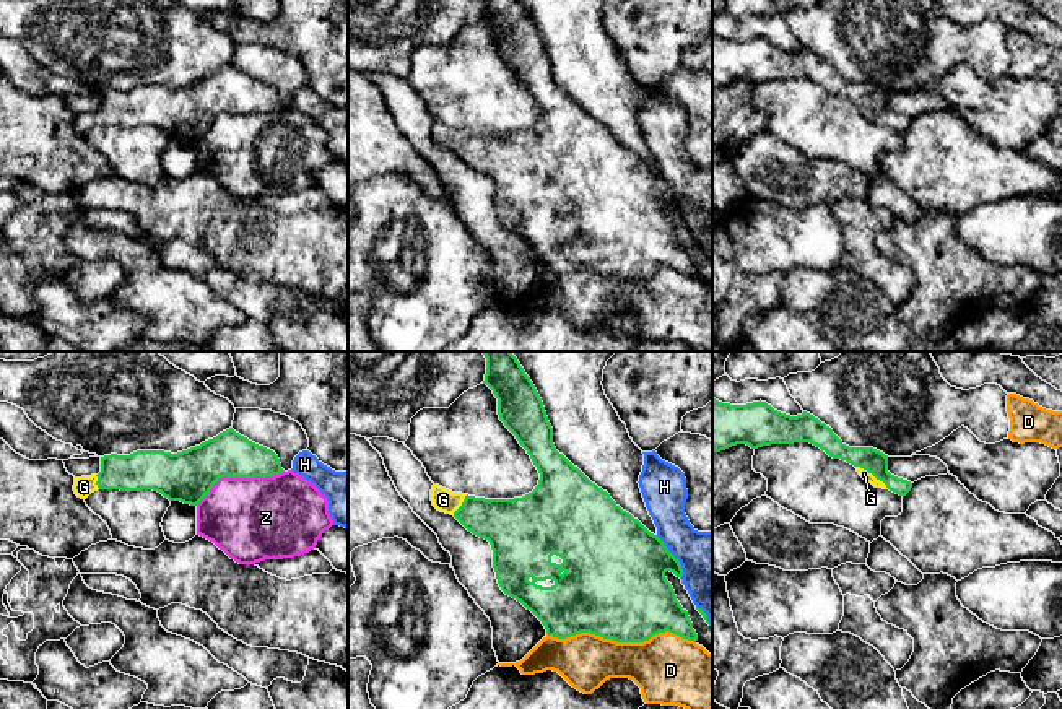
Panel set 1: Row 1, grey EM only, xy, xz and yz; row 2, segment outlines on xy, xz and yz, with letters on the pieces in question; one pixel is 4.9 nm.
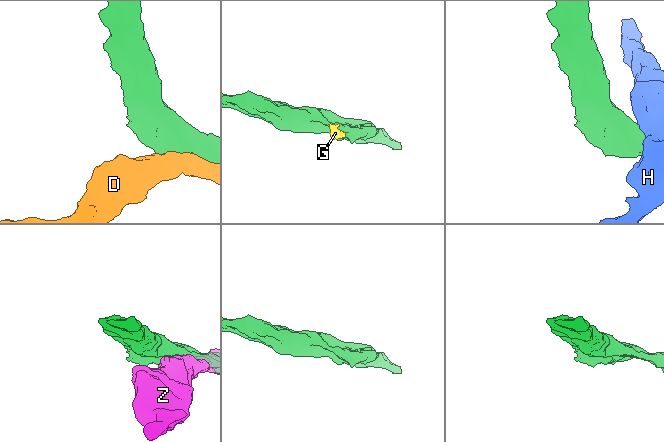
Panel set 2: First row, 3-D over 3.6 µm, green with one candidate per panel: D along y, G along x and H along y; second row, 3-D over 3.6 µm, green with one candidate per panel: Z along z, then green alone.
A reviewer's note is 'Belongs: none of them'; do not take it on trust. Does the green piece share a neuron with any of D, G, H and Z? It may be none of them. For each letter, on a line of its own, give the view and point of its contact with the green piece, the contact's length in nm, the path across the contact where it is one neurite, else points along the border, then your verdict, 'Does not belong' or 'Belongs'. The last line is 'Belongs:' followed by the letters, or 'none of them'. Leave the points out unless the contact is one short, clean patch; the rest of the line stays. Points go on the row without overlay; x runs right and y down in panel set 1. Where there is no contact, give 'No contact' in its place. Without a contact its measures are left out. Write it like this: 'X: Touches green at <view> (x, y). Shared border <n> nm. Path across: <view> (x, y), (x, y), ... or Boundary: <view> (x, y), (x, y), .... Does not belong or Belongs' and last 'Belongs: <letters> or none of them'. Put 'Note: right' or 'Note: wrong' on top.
Note: wrong
D: Touches green at xz (622, 277). Shared border 750 nm. Does not belong
G: Touches green at yz (872, 109). Shared border 200 nm. Path across: yz (875, 98), (872, 109), (864, 109). Belongs
H: Touches green at xz (677, 195). Shared border 280 nm. Does not belong
Z: Touches green at xy (238, 113). Shared border 480 nm. Does not belong
Belongs: G

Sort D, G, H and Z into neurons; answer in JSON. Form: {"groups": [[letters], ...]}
{"groups": [["D"], ["G"], ["H"], ["Z"]]}

